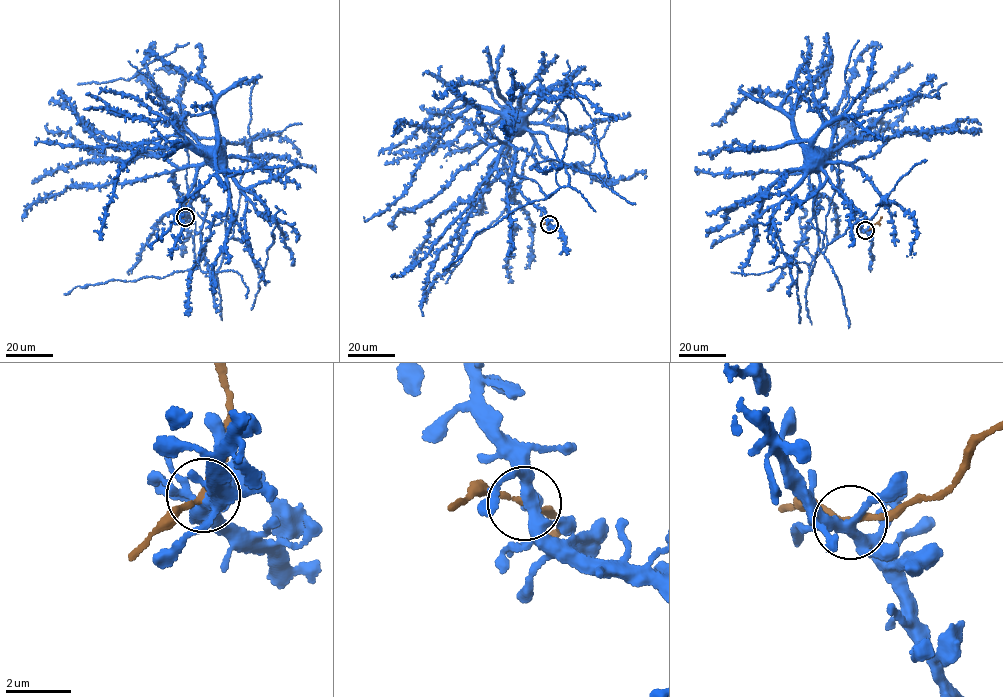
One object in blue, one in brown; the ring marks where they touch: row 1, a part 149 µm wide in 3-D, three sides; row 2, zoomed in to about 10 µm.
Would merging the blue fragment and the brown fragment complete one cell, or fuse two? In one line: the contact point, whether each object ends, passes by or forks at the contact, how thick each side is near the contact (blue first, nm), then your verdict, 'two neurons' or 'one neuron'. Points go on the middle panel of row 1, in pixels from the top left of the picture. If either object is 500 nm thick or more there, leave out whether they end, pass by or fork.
place (549, 224); blue forks; brown passes by; calibres 320 and 160 nm; one neuron

